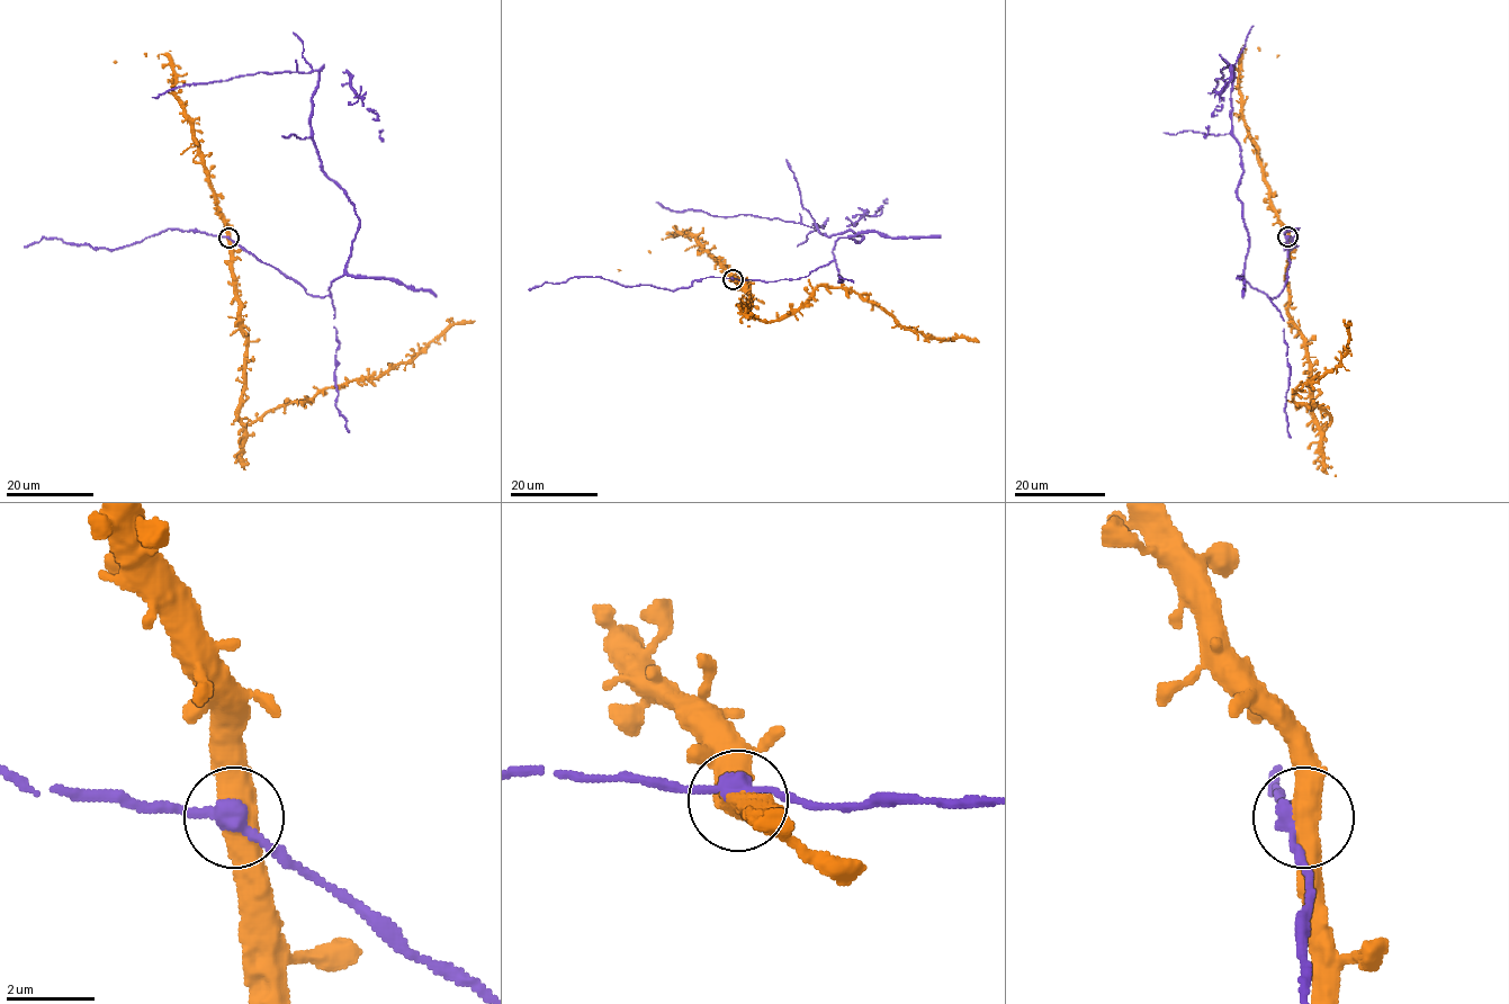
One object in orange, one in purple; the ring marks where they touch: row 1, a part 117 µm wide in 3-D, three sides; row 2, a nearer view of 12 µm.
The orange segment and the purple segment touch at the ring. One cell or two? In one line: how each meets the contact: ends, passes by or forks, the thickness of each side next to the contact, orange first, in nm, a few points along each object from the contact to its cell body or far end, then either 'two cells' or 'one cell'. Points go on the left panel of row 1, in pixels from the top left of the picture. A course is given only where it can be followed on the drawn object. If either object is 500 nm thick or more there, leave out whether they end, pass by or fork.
550 nm thick on the orange side, 340 nm on the other; orange runs (227, 238), (245, 338), (239, 417), (244, 423), (329, 388), (379, 378), (414, 359), (452, 325), (475, 321); purple runs (227, 238), (312, 295), (328, 295), (343, 274), (359, 220), (313, 139), (319, 72), (258, 72), (152, 97); two cells

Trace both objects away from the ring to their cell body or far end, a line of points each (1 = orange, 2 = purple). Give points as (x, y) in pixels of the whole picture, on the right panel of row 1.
1: (1287, 236), (1289, 317), (1303, 340), (1320, 428), (1330, 415), (1301, 405), (1296, 388), (1340, 362), (1352, 323)
2: (1287, 236), (1287, 280), (1273, 298), (1243, 278), (1233, 66), (1207, 92)

